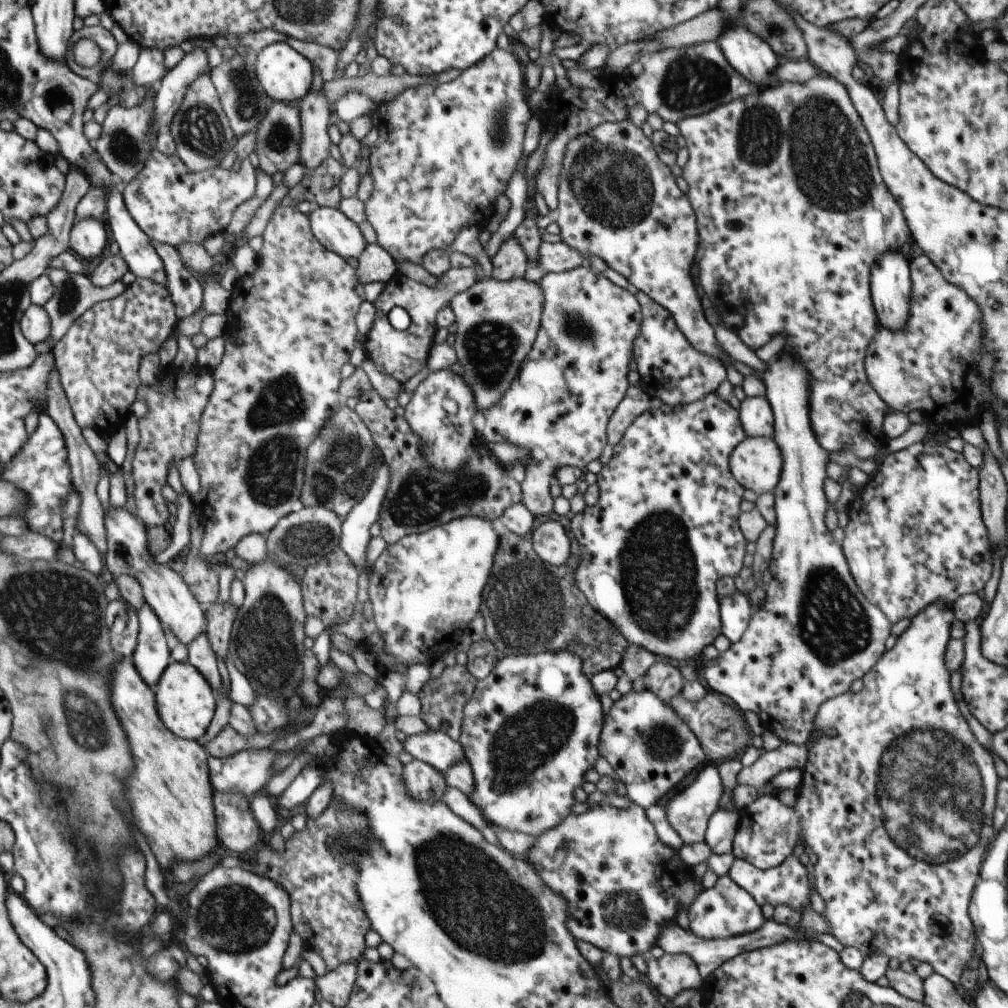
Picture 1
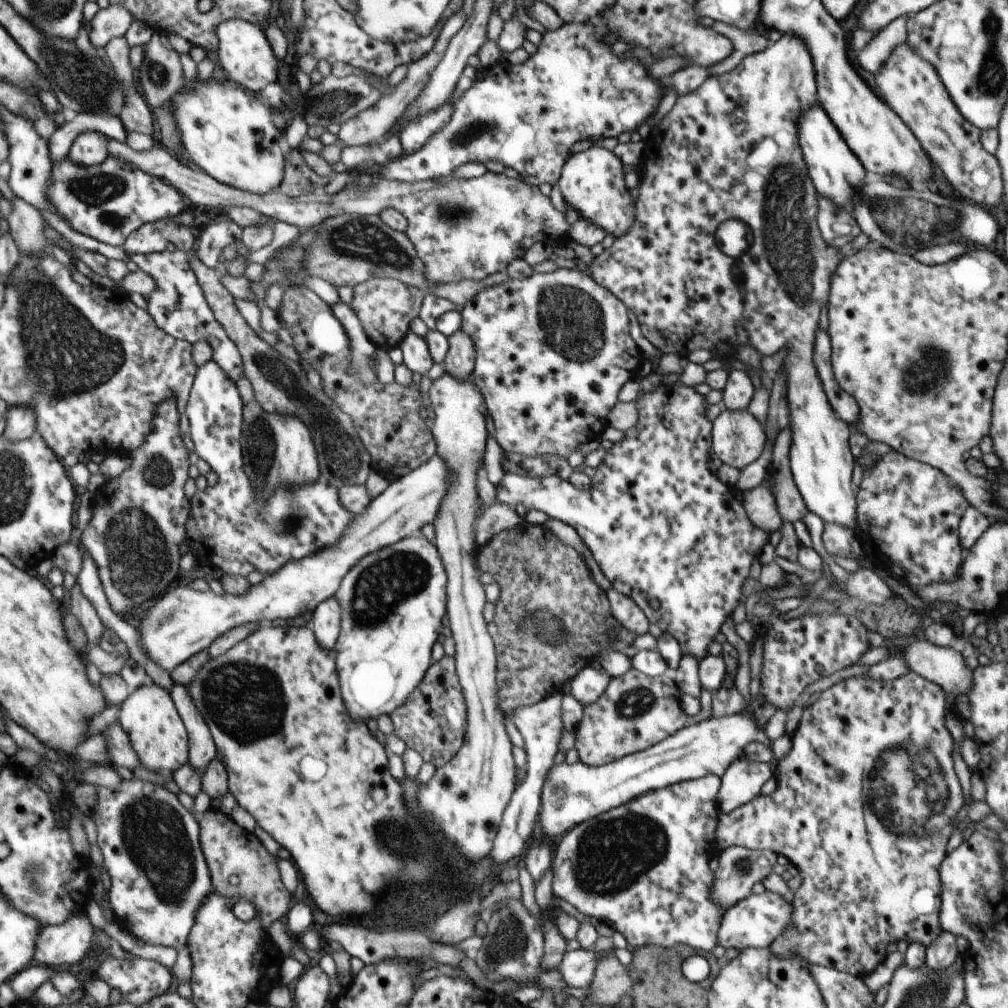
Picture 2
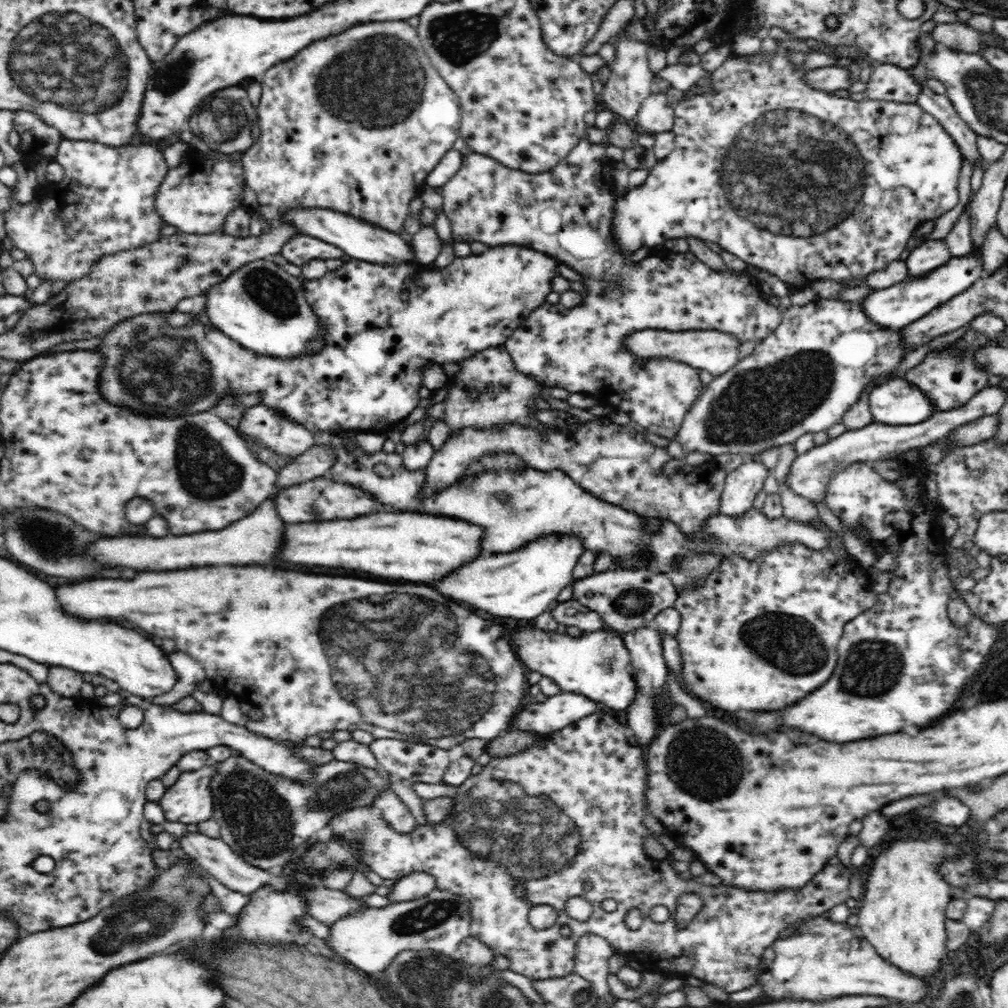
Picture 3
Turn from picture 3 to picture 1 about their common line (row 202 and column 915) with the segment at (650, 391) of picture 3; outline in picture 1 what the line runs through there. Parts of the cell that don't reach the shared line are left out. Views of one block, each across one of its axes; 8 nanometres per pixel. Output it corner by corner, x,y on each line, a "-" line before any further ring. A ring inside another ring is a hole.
918,442
886,455
886,459
880,464
876,475
870,476
868,483
854,496
847,514
850,518
844,529
844,542
842,551
846,558
850,573
858,588
869,602
880,608
892,625
916,617
926,606
942,600
942,602
956,602
960,596
978,593
982,594
993,574
993,552
990,550
988,532
981,516
981,501
979,498
979,472
972,468
963,454
954,452
945,445
934,445
931,442

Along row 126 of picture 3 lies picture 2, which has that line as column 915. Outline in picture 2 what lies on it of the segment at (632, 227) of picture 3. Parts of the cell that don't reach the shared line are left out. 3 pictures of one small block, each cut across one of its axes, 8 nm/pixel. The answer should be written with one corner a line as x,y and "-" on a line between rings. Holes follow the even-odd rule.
910,671
908,674
894,680
875,679
870,675
845,677
834,686
822,691
820,698
805,708
799,725
790,736
792,747
789,754
782,760
776,761
774,777
777,780
777,786
775,791
770,795
760,794
729,813
719,813
715,839
722,849
737,846
753,851
772,850
777,855
784,856
790,862
790,867
794,872
798,872
802,878
802,883
791,903
793,911
790,922
782,931
782,934
770,943
771,951
779,958
798,955
812,965
820,965
864,978
877,966
880,966
881,962
884,962
887,957
886,948
888,948
888,944
892,944
892,942
897,944
899,940
904,940
908,944
918,943
928,948
944,932
939,919
942,904
939,866
948,854
946,844
948,844
950,836
957,832
956,814
964,806
962,787
960,787
958,776
954,771
954,760
952,759
955,741
944,725
944,715
948,707
945,692
940,686
926,680
914,671
-
880,752
882,752
881,757
886,763
882,770
892,770
892,774
888,777
889,784
892,786
890,793
893,793
888,794
890,800
883,796
886,790
882,787
882,779
878,778
878,774
874,774
874,770
878,770
-
876,792
879,797
875,799
874,804
877,810
880,809
879,814
876,811
874,814
874,806
870,806
870,797
876,798

